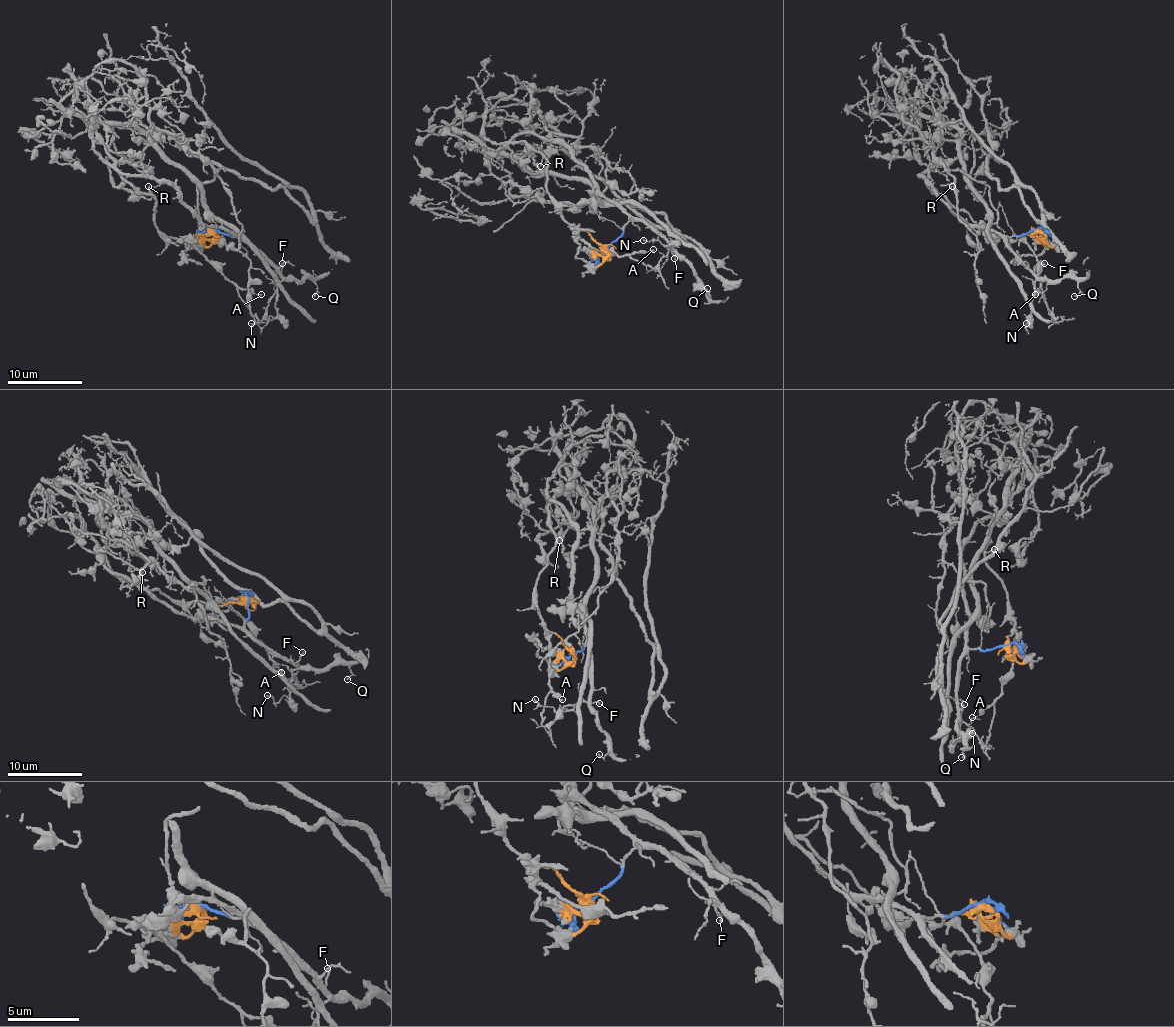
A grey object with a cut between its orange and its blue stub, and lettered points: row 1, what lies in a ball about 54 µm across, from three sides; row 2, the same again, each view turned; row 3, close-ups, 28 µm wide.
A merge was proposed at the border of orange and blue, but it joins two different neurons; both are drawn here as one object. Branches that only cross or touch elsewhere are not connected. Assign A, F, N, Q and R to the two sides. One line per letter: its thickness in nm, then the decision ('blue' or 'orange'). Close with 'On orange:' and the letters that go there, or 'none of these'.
A: calibre 130 nm; orange
F: calibre 120 nm; blue
N: calibre 120 nm; blue
Q: calibre 130 nm; blue
R: calibre 160 nm; orange
On orange: A, R

